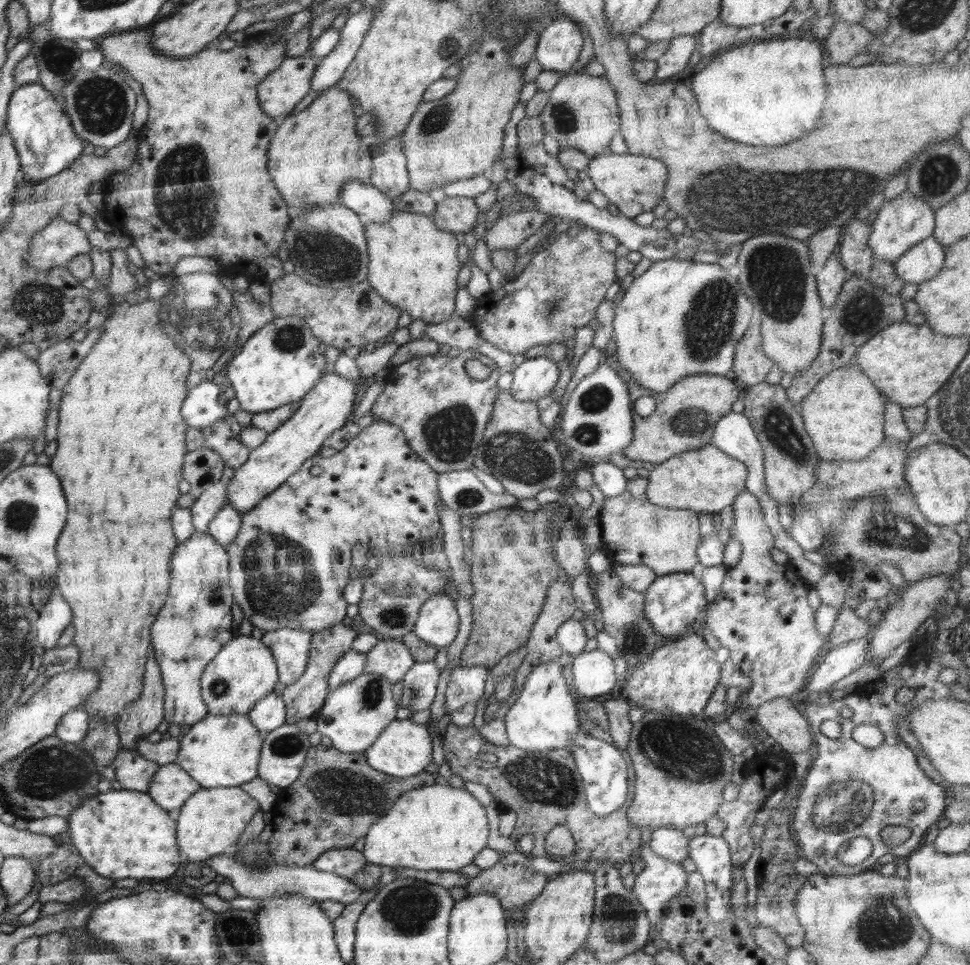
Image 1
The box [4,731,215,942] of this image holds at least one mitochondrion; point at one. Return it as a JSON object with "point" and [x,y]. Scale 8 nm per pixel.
{"point":[52,772]}

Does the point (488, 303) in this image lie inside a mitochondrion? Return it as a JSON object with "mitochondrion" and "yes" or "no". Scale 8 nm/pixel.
{"mitochondrion":"no"}

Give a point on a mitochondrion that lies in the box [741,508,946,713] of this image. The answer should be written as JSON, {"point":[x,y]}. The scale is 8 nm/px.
{"point":[917,539]}

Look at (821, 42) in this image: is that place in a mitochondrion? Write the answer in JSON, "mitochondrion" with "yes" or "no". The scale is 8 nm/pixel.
{"mitochondrion":"no"}

